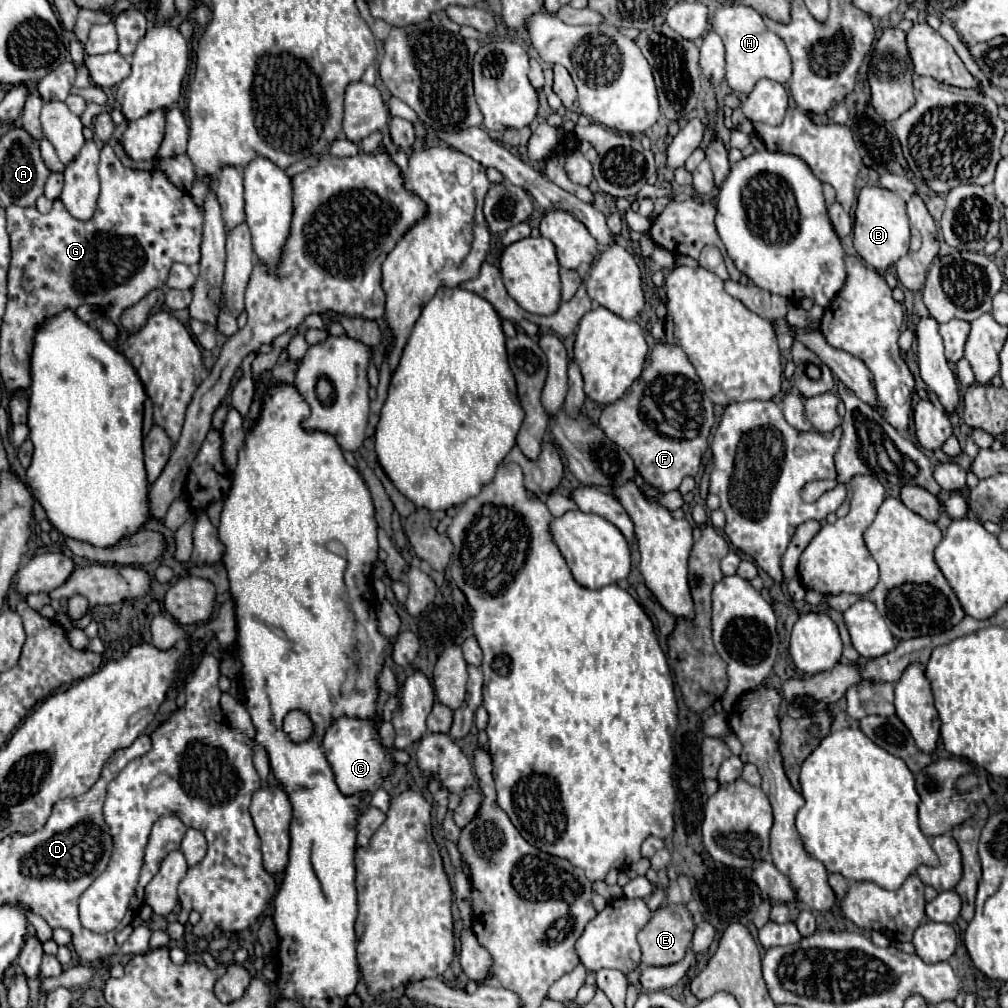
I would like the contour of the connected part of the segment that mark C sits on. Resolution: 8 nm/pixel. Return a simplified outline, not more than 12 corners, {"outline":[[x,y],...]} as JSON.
{"outline":[[335,720],[323,746],[343,794],[393,770],[377,720]]}

